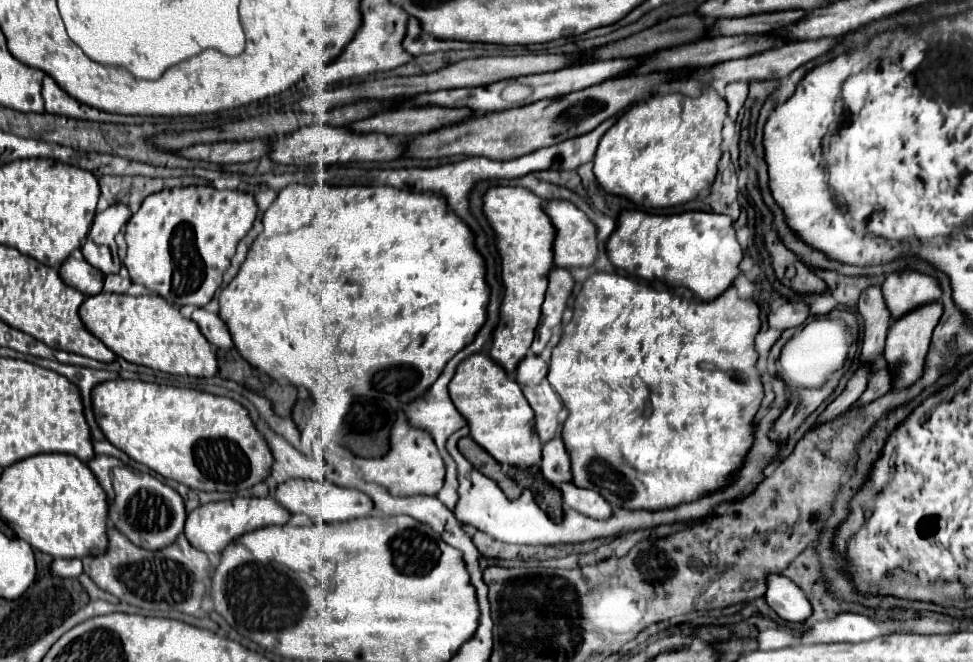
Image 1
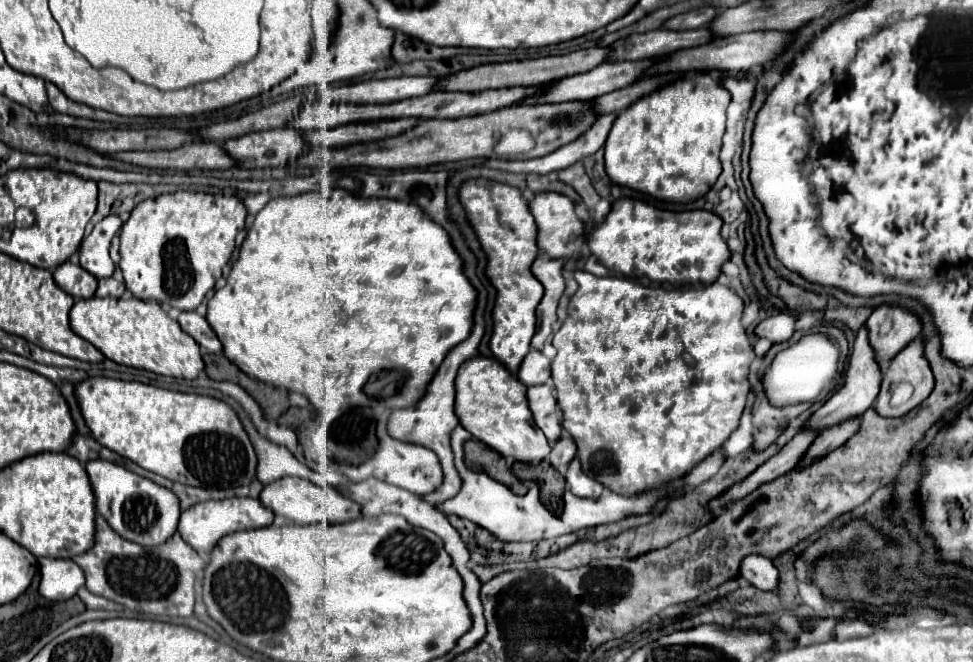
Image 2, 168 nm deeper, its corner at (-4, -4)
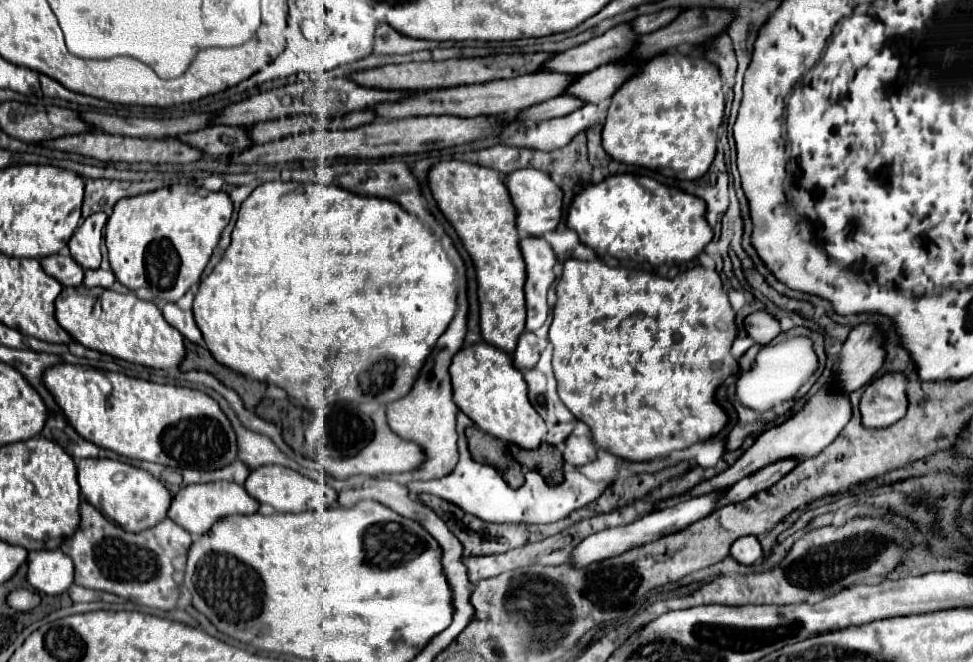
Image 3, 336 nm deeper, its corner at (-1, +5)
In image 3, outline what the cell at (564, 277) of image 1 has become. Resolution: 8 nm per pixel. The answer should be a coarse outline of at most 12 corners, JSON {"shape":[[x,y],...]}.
{"shape":[[541,237],[519,243],[525,265],[527,331],[547,319],[557,257]]}

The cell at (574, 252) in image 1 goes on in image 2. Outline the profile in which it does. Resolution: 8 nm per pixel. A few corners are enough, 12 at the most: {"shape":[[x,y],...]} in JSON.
{"shape":[[568,196],[530,202],[546,258],[578,258],[584,224]]}

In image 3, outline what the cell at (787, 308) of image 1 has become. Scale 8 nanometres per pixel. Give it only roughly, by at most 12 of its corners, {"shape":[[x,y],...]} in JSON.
{"shape":[[769,311],[747,315],[745,329],[761,345],[781,333]]}

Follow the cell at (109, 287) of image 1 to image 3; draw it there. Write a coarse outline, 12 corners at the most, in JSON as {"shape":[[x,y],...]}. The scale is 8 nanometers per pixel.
{"shape":[[103,269],[85,271],[87,287],[111,287],[113,271]]}

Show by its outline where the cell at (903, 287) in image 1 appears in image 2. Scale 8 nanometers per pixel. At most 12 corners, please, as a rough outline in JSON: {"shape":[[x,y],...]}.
{"shape":[[900,306],[866,320],[876,362],[892,360],[920,334],[920,320]]}

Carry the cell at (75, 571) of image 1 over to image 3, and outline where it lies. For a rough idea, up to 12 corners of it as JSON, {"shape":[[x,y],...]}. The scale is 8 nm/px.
{"shape":[[61,549],[31,551],[29,585],[61,595],[75,567]]}

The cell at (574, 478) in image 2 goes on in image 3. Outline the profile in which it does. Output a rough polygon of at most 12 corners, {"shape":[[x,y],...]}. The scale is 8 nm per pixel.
{"shape":[[571,435],[565,441],[565,461],[583,467],[597,459],[591,437]]}

